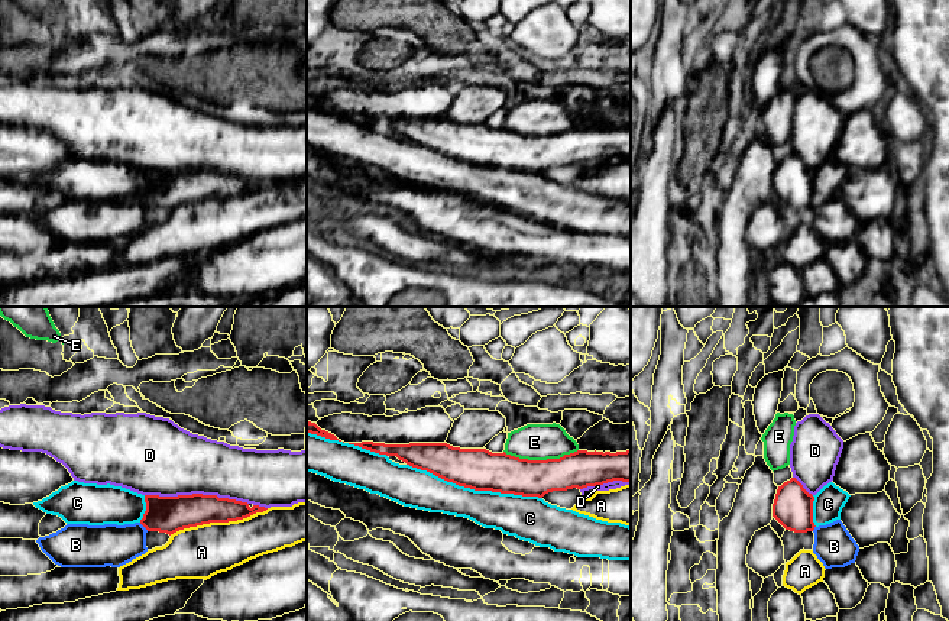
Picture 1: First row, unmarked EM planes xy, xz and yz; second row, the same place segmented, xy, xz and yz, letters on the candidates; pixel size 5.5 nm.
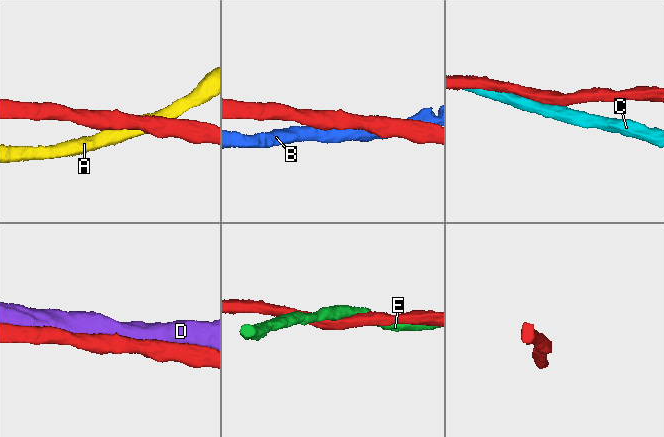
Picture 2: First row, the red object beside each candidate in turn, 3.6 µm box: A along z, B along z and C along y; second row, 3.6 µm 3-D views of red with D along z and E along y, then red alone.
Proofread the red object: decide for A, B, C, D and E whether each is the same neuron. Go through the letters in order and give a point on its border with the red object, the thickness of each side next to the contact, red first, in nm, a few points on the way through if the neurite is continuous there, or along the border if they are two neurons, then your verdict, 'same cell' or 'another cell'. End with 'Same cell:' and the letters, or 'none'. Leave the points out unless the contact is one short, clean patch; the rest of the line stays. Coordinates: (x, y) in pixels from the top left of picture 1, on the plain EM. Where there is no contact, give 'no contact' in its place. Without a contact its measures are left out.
A: contact xy (219, 197); calibres 190 and 300 nm; another cell
B: contact xy (143, 201); calibres 200 and 240 nm; border xy (139, 199), (148, 206); another cell
C: contact xz (475, 165); calibres 240 and 220 nm; another cell
D: contact xy (197, 170); calibres 200 and 400 nm; another cell
E: contact xz (540, 136); calibres 220 and 200 nm; another cell
Same cell: none

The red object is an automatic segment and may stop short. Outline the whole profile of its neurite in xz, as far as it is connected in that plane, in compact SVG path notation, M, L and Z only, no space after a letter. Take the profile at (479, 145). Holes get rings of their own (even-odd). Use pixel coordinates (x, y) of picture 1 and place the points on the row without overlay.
M349 119L396 132L447 158L474 166L542 174L553 166L583 165L613 156L631 158L631 126L577 126L560 135L528 136L486 124L460 124L447 119Z

